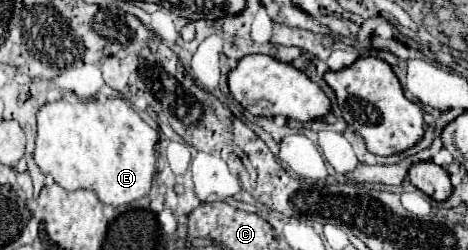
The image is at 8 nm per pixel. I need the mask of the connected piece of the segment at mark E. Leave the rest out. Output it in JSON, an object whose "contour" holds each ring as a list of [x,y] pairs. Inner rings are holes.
{"contour":[[[122,97],[100,101],[60,99],[38,113],[34,161],[66,191],[90,189],[102,205],[125,207],[148,195],[156,169],[158,131],[152,129]]]}

